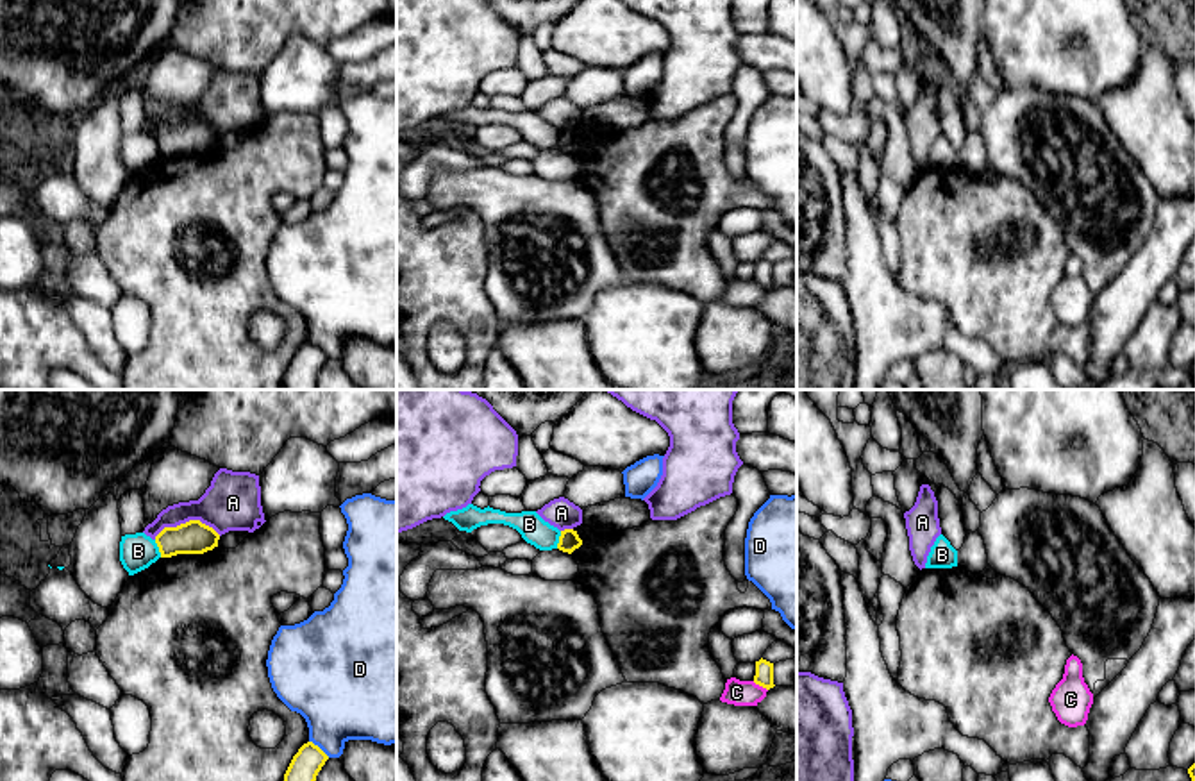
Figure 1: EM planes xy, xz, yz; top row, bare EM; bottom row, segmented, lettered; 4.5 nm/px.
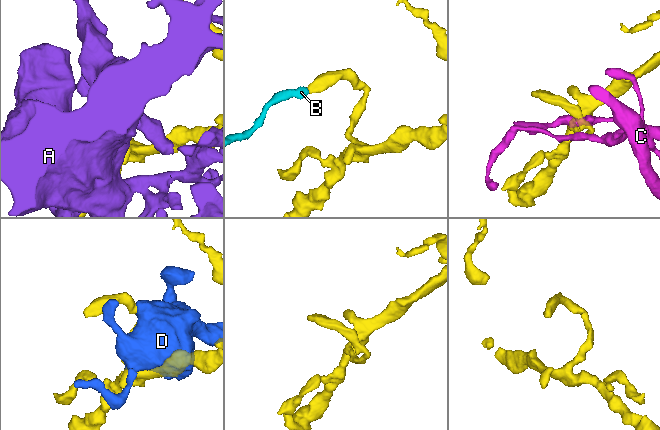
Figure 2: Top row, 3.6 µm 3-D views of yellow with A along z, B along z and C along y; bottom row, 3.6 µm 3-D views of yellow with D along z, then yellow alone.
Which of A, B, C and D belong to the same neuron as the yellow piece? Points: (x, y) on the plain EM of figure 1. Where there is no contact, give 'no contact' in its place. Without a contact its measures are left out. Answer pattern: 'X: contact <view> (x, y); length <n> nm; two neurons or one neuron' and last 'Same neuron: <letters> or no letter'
A: contact xy (186, 122); length 300 nm; two neurons
B: contact xy (159, 149); length 90 nm; two neurons
C: contact xz (760, 285); length 80 nm; two neurons
D: contact xy (318, 347); length 120 nm; two neurons
Same neuron: no letter

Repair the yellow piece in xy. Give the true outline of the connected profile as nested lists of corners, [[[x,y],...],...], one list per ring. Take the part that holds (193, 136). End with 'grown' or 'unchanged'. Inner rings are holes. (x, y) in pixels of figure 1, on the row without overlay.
[[[189,120],[177,127],[164,127],[155,136],[161,157],[171,157],[177,154],[204,154],[218,147],[218,139],[220,134],[200,120]]]; unchanged

